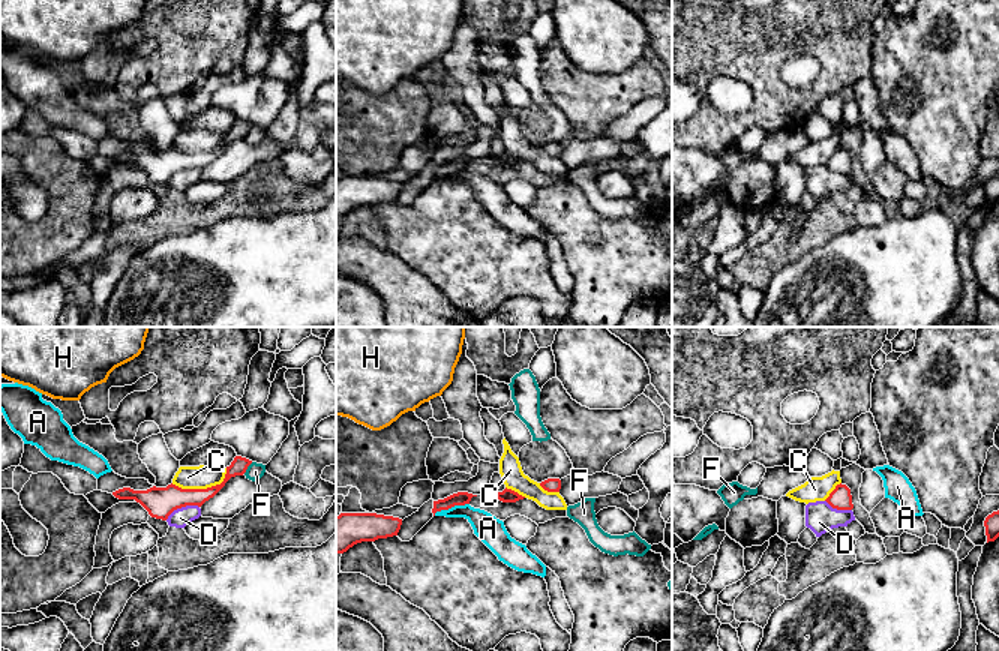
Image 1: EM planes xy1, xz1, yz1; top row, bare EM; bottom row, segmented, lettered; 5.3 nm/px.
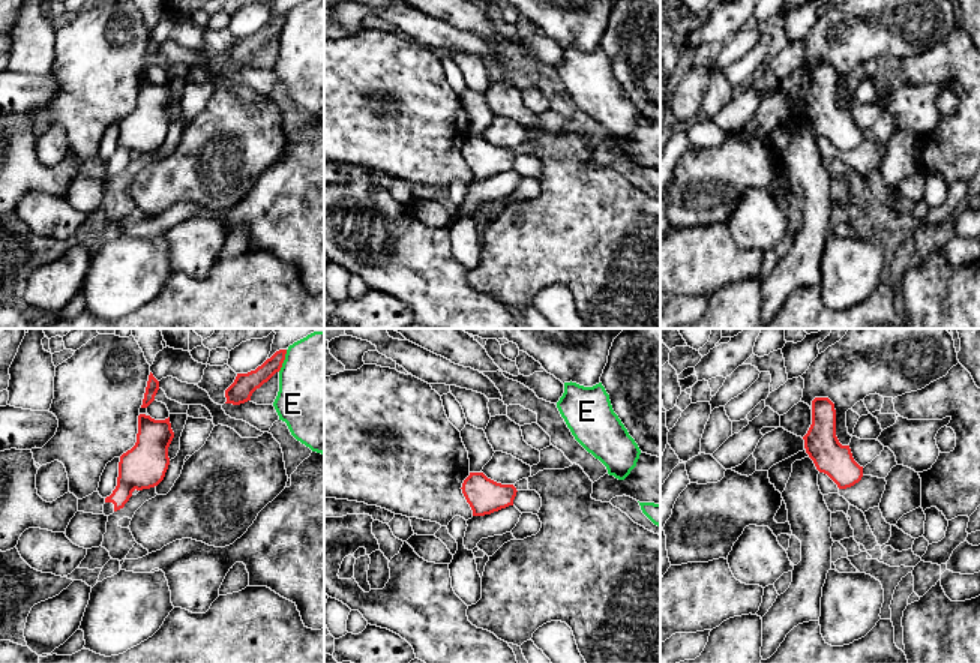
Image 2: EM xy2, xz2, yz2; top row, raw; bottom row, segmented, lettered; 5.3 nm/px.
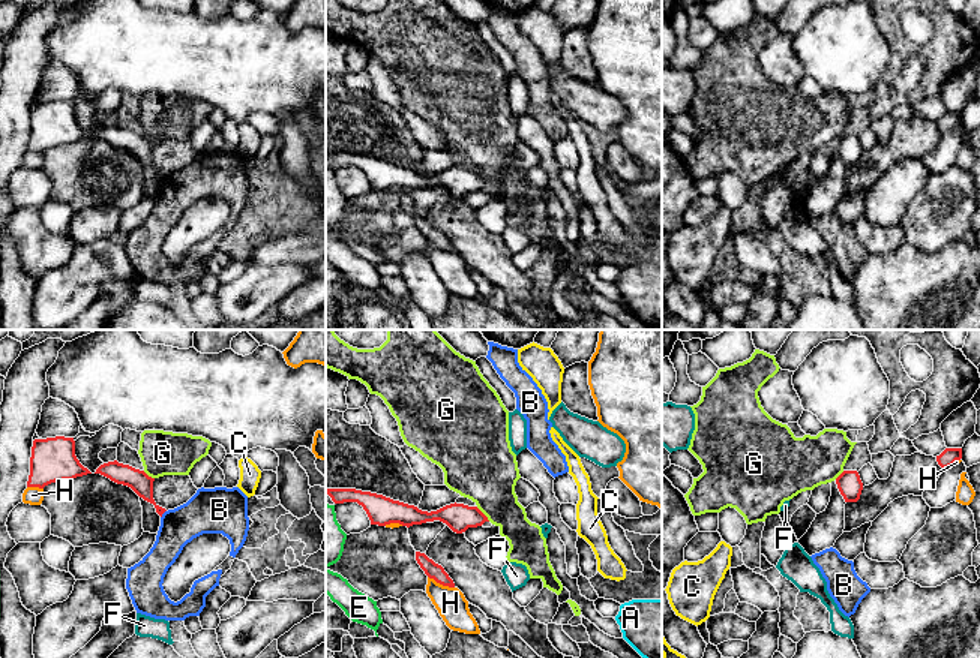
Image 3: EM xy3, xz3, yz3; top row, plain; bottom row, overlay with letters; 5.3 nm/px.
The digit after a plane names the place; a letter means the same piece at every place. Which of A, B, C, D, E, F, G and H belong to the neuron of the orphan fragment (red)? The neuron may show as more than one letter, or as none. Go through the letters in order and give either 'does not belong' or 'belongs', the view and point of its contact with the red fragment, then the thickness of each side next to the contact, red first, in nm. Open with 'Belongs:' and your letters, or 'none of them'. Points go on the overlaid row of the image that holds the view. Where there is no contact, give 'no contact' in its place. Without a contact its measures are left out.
Belongs: none of them
A: does not belong; meets red in xz1 at (450, 507); 80 nm thick on the red side, 150 nm on the other
B: does not belong; meets red in xy3 at (162, 513); 110 nm thick on the red side, 240 nm on the other
C: does not belong; meets red in xy1 at (203, 489); 160 nm thick on the red side, 130 nm on the other
D: does not belong; meets red in xy1 at (182, 506); 160 nm thick on the red side, 100 nm on the other
E: does not belong; meets red in xy2 at (284, 359); 120 nm thick on the red side, 480 nm on the other
F: does not belong; meets red in xy1 at (246, 468); 90 nm thick on the red side, 90 nm on the other
G: does not belong; meets red in xz3 at (483, 514); 150 nm thick on the red side, 360 nm on the other
H: does not belong; meets red in xz3 at (441, 583); 90 nm thick on the red side, 160 nm on the other

